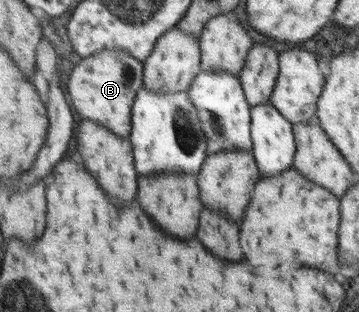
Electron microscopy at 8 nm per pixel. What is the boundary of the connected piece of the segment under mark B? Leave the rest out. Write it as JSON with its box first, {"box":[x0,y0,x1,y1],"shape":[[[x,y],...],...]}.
{"box":[68,49,145,137],"shape":[[[122,49],[97,52],[73,69],[68,86],[73,105],[83,120],[102,123],[124,137],[132,136],[134,103],[145,87],[145,64],[139,58]]]}

